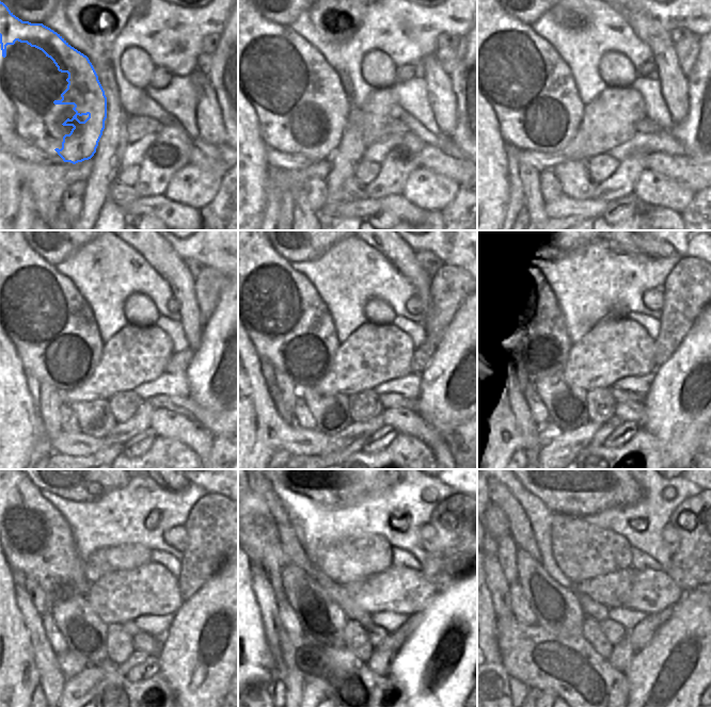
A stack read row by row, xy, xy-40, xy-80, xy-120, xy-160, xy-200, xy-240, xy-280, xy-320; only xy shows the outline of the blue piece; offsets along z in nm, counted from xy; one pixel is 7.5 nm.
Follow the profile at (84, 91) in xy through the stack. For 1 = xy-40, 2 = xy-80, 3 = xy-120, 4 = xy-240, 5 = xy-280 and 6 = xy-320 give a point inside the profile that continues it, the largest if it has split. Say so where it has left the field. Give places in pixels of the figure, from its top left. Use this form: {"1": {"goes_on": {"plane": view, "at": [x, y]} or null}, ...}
{"1": {"goes_on": {"plane": "xy-40", "at": [324, 87]}}, "2": {"goes_on": {"plane": "xy-80", "at": [559, 90]}}, "3": {"goes_on": {"plane": "xy-120", "at": [20, 261]}}, "4": {"goes_on": {"plane": "xy-240", "at": [20, 498]}}, "5": {"goes_on": {"plane": "xy-280", "at": [259, 509]}}, "6": {"goes_on": {"plane": "xy-320", "at": [499, 514]}}}

